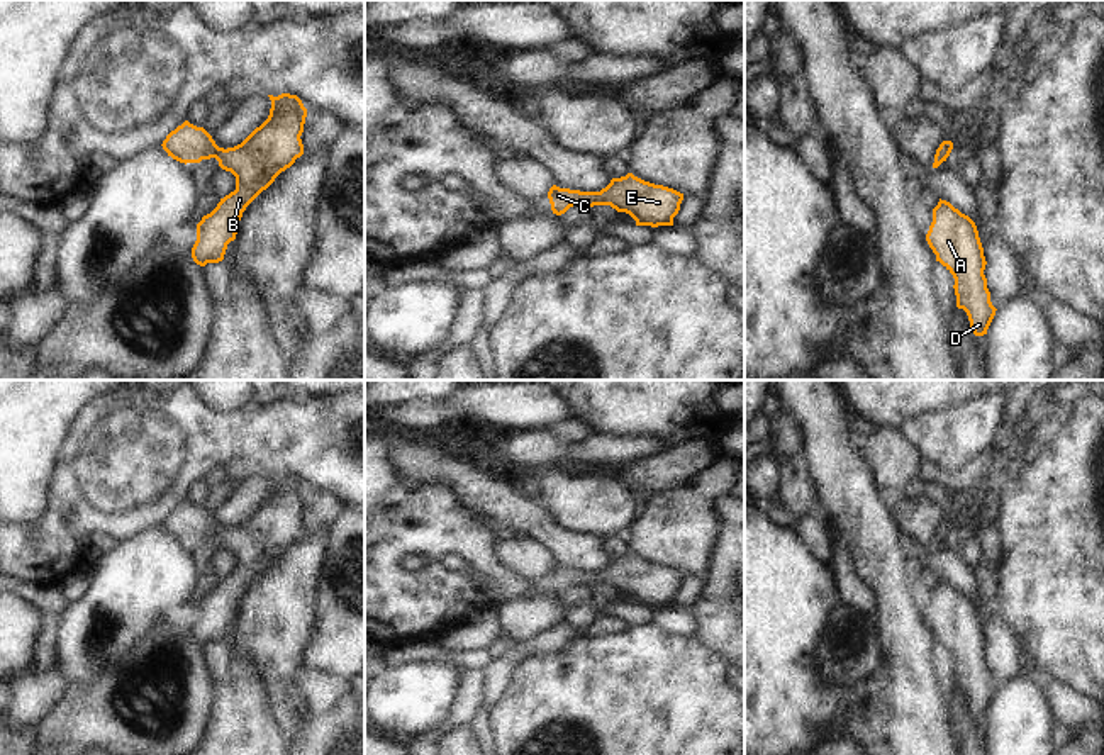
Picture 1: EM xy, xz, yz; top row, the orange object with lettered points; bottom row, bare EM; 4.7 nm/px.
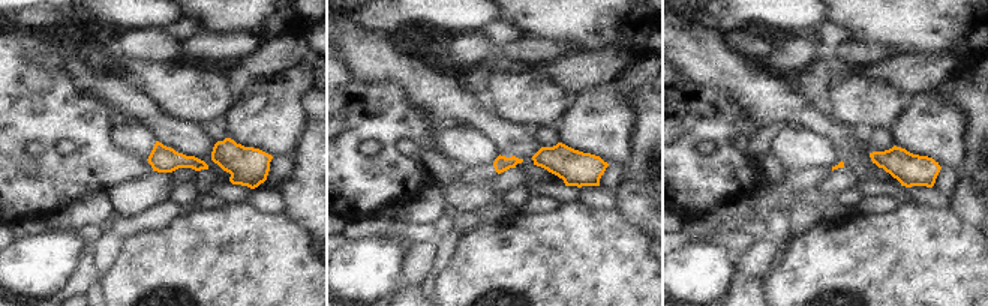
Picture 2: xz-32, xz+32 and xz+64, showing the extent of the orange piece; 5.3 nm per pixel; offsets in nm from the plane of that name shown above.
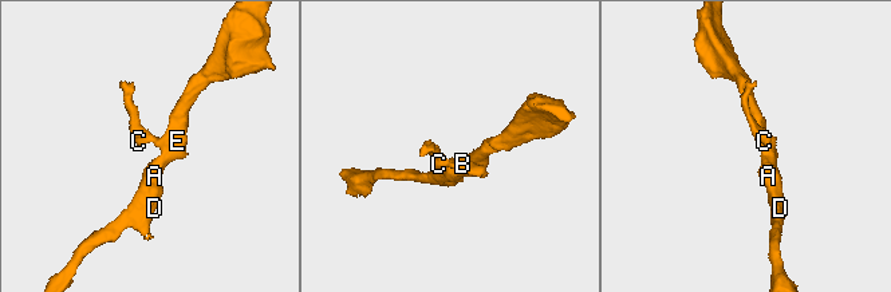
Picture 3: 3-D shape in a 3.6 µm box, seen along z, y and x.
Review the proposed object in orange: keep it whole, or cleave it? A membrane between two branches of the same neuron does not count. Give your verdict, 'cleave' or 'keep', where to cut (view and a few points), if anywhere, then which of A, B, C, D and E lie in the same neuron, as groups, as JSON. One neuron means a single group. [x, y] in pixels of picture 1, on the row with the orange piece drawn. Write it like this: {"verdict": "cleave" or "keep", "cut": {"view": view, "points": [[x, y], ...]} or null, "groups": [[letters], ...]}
{"verdict": "keep", "cut": null, "groups": [["A", "B", "C", "D", "E"]]}

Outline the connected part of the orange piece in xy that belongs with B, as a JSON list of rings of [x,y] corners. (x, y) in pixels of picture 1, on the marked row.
[[[290,93],[268,97],[271,100],[268,119],[234,148],[219,148],[204,127],[188,120],[171,131],[161,144],[168,156],[180,163],[215,158],[222,170],[236,176],[236,190],[220,199],[197,224],[192,258],[200,266],[224,260],[246,207],[304,154],[300,136],[307,109],[302,100]]]

